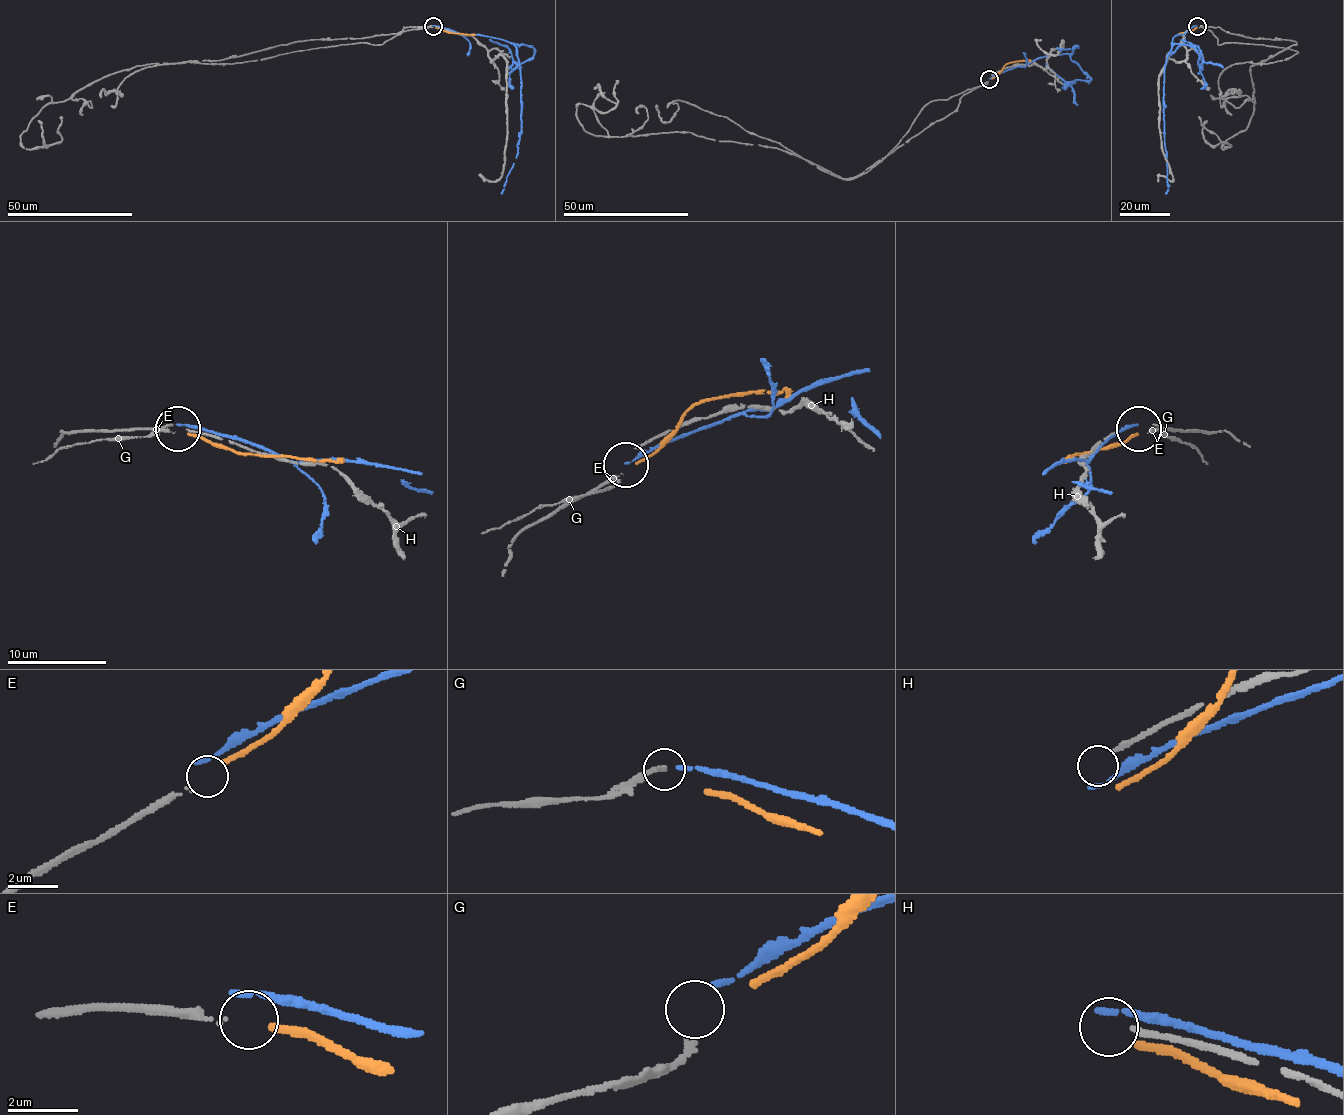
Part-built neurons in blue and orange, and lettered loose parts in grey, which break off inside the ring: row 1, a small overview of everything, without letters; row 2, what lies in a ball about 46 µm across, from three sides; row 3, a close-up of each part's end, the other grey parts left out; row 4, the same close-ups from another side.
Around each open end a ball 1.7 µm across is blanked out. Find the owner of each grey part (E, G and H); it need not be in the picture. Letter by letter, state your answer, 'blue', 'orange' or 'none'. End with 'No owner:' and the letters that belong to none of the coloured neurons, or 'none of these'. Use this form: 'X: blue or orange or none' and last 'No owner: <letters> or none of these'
E: orange
G: none
H: none
No owner: G, H

